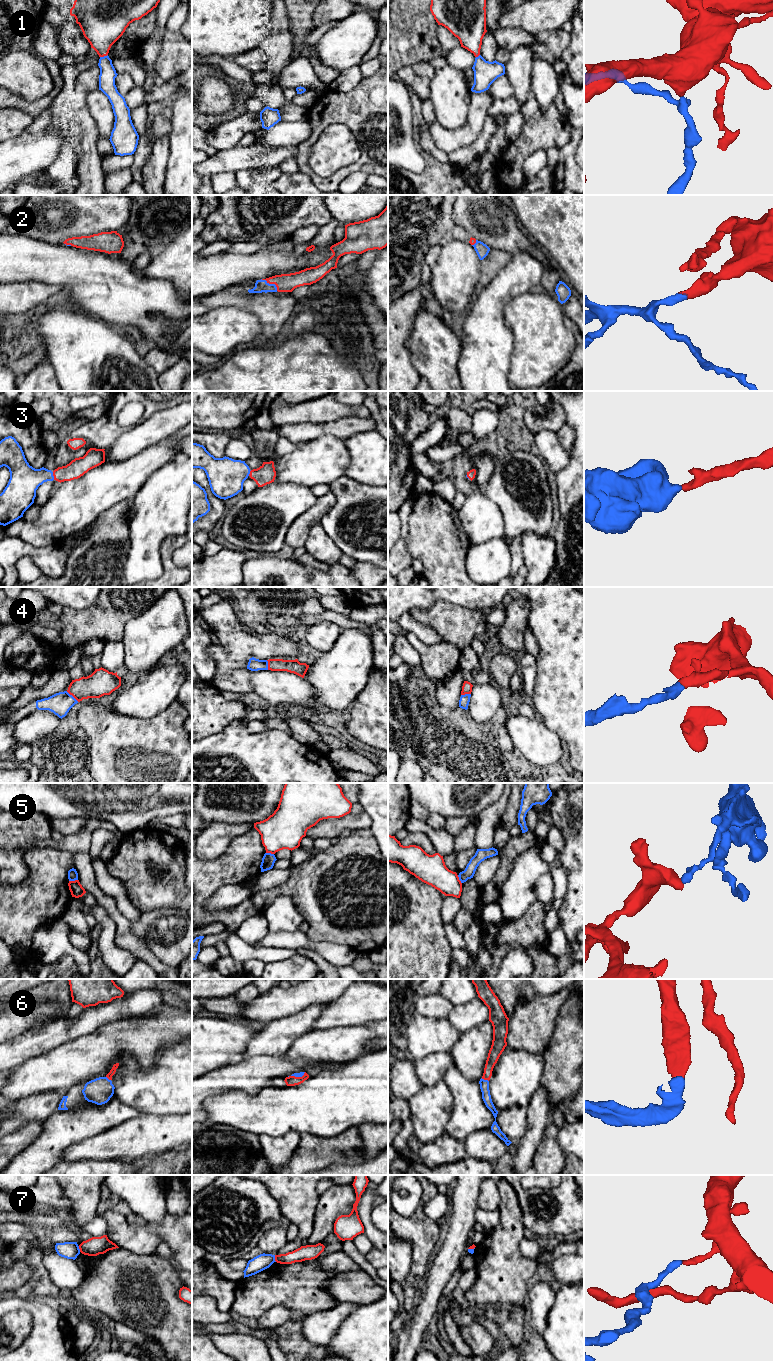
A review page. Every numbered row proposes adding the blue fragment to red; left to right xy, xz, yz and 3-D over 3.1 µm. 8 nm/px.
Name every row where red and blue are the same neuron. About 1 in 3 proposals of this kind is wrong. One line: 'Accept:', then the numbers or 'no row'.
Accept: 1, 2, 3, 4, 6

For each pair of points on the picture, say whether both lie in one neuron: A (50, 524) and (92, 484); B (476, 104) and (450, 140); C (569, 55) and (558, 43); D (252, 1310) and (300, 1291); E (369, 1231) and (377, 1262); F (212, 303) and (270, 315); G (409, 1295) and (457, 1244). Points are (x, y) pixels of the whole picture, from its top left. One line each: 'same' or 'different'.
A: same
B: same
C: different
D: same
E: different
F: same
G: different

